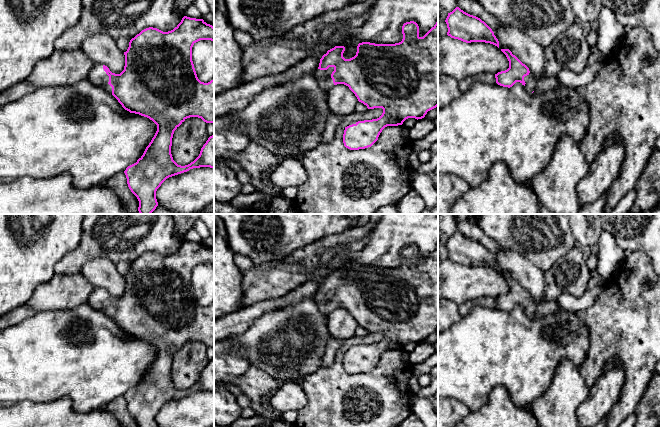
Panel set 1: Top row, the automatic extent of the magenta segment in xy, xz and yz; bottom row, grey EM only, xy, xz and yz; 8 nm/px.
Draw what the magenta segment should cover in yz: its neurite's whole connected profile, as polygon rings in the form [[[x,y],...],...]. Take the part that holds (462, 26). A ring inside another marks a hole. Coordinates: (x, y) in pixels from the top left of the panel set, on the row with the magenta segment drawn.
[[[459,7],[448,13],[445,20],[447,35],[466,43],[485,42],[499,48],[499,41],[492,29],[480,18],[470,15]]]

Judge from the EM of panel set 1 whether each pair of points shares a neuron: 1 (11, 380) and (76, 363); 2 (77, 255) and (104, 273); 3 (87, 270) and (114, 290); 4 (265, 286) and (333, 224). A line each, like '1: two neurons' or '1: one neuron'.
1: one neuron
2: two neurons
3: one neuron
4: two neurons

